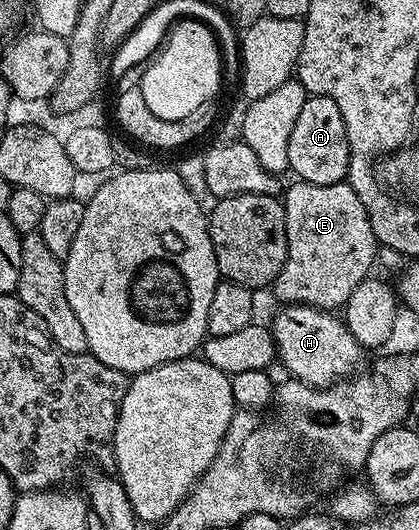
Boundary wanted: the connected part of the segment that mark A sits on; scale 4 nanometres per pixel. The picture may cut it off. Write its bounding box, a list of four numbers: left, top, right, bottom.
[289,95,351,185]

